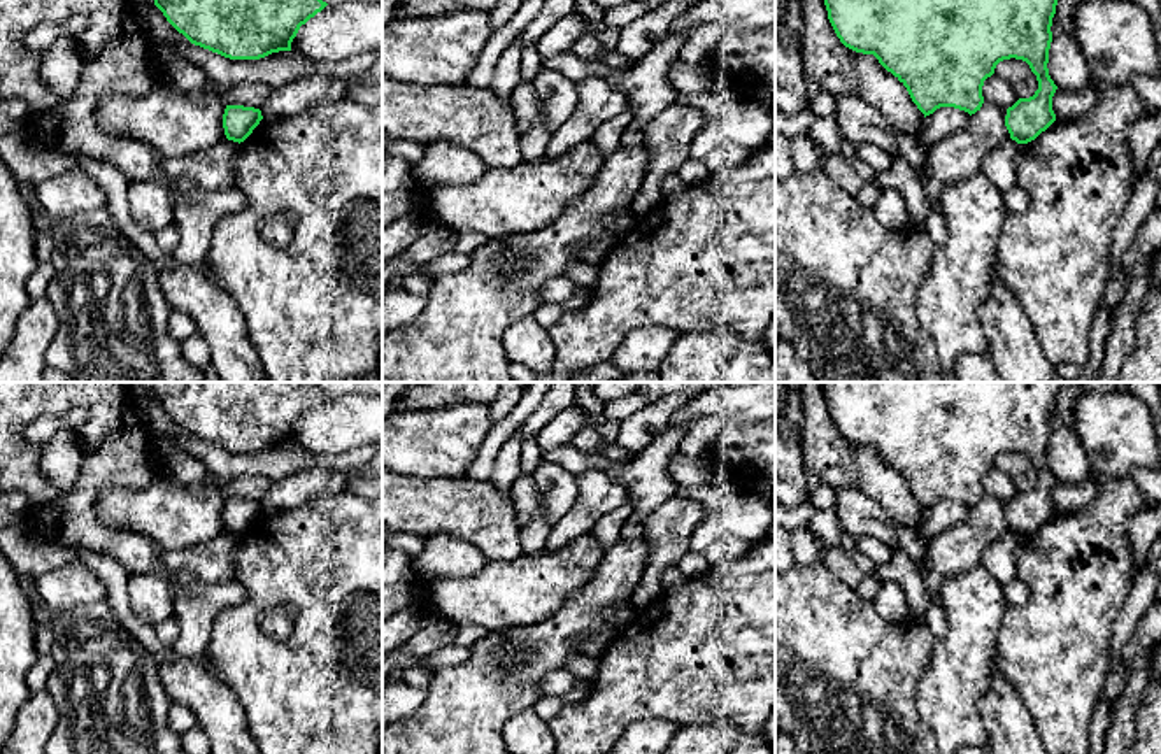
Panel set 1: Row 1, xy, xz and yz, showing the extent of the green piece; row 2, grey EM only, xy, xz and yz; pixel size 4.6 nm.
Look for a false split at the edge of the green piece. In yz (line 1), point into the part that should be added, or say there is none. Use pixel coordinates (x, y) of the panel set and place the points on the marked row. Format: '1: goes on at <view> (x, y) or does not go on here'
1: does not go on here

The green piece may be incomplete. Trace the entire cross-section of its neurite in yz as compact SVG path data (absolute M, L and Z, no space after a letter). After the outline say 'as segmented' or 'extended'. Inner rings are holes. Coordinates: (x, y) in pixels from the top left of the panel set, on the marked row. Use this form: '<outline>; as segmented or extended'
M824 0L824 5L840 42L873 54L907 88L924 117L940 107L975 114L984 103L984 81L1000 61L1015 58L1029 65L1038 89L1007 109L1010 139L1028 144L1056 121L1052 96L1058 86L1047 63L1058 0Z; as segmented

